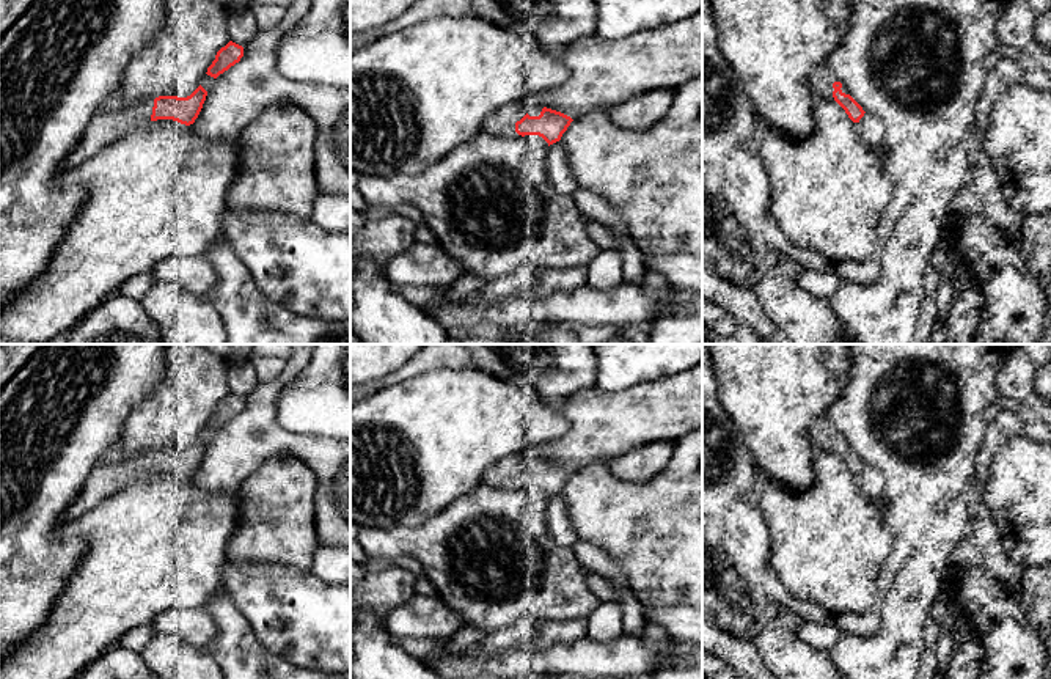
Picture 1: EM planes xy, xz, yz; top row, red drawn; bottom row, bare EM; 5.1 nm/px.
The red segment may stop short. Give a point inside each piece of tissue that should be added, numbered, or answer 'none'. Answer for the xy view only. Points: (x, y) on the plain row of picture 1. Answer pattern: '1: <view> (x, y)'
1: xy (104, 481)

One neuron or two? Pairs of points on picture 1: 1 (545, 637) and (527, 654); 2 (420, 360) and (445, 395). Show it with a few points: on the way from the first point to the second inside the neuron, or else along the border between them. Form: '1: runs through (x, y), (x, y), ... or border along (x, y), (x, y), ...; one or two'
1: border along (572, 640), (547, 646), (536, 646), (533, 643); two
2: border along (464, 368), (429, 370), (393, 384); two

